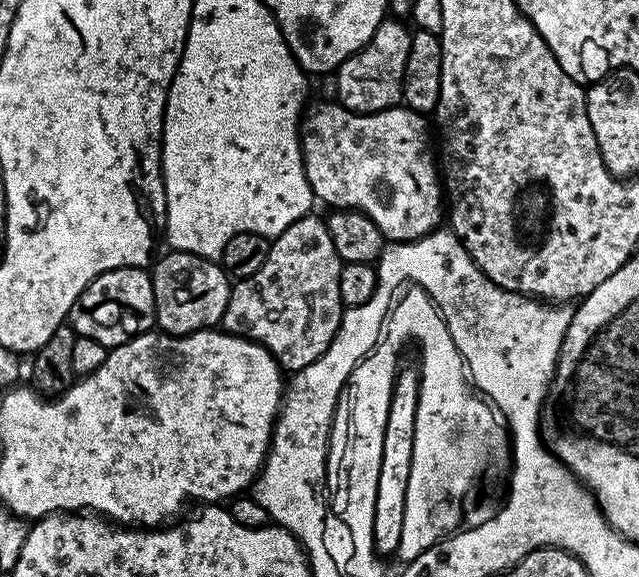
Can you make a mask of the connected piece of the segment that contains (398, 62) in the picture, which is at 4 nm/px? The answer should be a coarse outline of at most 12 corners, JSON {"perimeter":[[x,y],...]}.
{"perimeter":[[386,18],[334,73],[352,112],[388,112],[404,94],[412,32]]}

